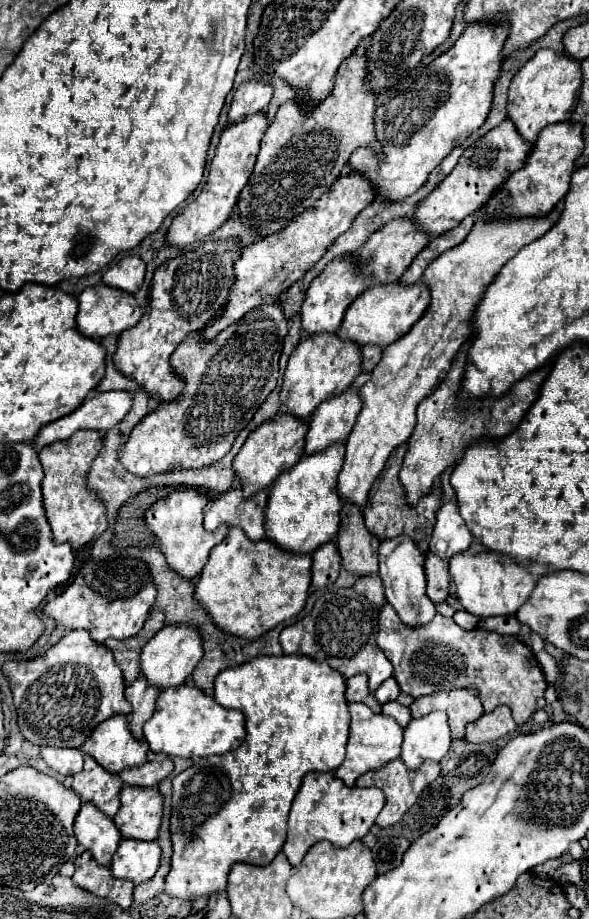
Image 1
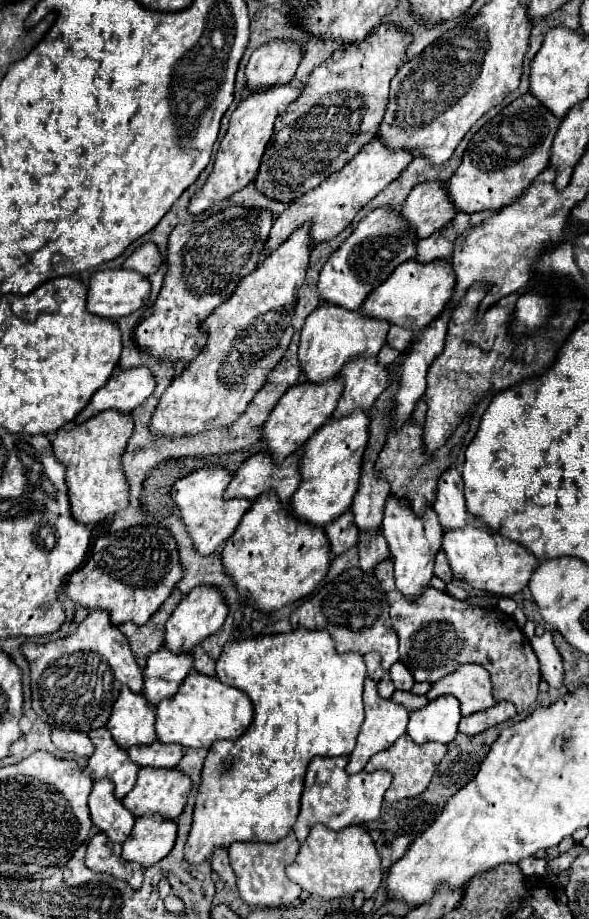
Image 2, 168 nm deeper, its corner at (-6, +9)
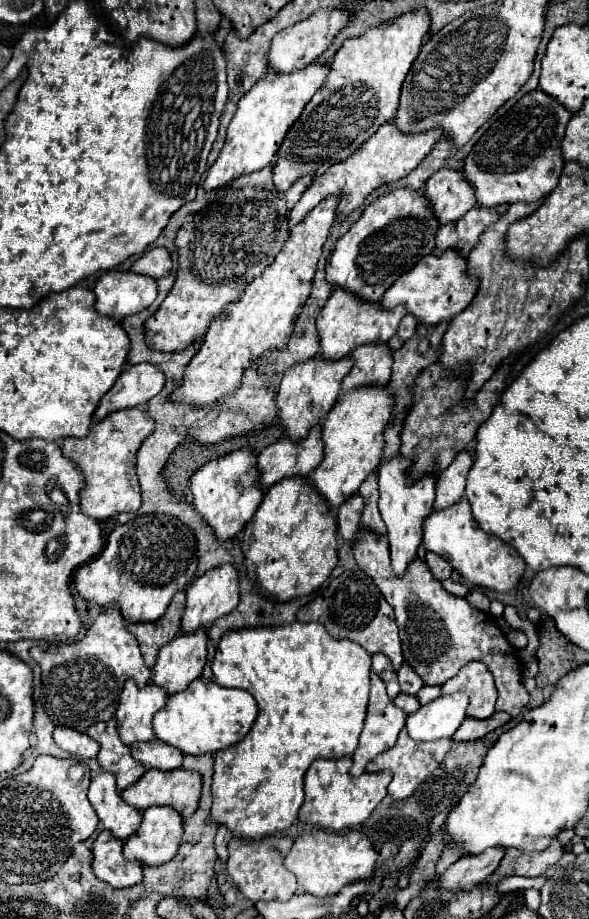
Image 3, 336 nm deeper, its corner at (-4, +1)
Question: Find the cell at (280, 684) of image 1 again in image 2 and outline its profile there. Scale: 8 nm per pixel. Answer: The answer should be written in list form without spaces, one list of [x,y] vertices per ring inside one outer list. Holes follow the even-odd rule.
[[[297,629],[281,635],[233,641],[233,645],[225,645],[221,657],[217,659],[217,679],[247,693],[253,701],[255,717],[247,733],[235,741],[217,741],[205,757],[201,783],[195,795],[193,825],[185,843],[185,861],[189,865],[203,863],[217,849],[227,849],[235,841],[281,841],[297,819],[303,777],[309,761],[317,755],[349,755],[363,723],[363,657],[359,657],[359,653],[337,653],[327,631]]]

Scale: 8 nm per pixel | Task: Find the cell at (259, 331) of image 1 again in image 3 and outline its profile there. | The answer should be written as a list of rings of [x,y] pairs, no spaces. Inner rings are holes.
[[[327,197],[313,211],[309,211],[303,221],[291,229],[289,239],[269,269],[253,279],[239,295],[239,299],[233,305],[227,305],[223,313],[219,313],[219,317],[209,325],[197,355],[185,369],[183,385],[173,393],[175,401],[191,405],[213,405],[239,387],[243,369],[255,361],[255,357],[261,357],[261,353],[267,349],[283,347],[289,341],[295,319],[299,317],[301,307],[311,293],[317,261],[327,241],[329,229],[337,217],[337,203],[339,197]]]

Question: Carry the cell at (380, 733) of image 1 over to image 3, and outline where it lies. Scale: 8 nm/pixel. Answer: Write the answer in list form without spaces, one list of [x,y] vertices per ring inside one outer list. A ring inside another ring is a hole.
[[[371,673],[371,697],[365,727],[359,737],[359,745],[353,753],[351,775],[357,777],[365,771],[365,765],[379,753],[395,745],[399,731],[405,727],[407,713],[399,709],[389,697],[383,679],[377,673]]]

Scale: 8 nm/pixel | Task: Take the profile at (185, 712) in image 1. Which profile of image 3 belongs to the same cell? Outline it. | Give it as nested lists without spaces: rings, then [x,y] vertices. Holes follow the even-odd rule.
[[[195,679],[185,691],[169,695],[163,709],[153,717],[155,737],[175,745],[185,755],[217,753],[239,743],[257,719],[257,701],[251,693],[233,687],[221,687],[215,681]]]

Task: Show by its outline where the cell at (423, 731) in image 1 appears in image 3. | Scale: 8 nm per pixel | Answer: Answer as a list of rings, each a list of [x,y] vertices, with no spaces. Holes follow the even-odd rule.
[[[465,693],[441,695],[427,705],[421,705],[415,713],[407,715],[407,731],[415,741],[451,739],[457,727],[465,719],[469,697]]]

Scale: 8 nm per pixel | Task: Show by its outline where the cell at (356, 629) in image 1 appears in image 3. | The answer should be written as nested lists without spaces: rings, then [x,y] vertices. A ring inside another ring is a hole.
[[[355,569],[355,573],[345,571],[337,579],[333,579],[329,583],[329,587],[317,599],[321,599],[323,609],[325,609],[325,613],[319,617],[319,621],[327,627],[327,631],[335,639],[351,639],[351,641],[363,645],[369,653],[375,653],[373,655],[373,673],[379,673],[379,677],[383,677],[389,697],[395,699],[401,693],[395,671],[403,663],[403,653],[401,653],[401,645],[399,645],[399,633],[397,633],[395,617],[393,617],[393,607],[385,601],[385,597],[377,589],[377,585],[371,581],[371,577],[367,577],[361,569]]]

